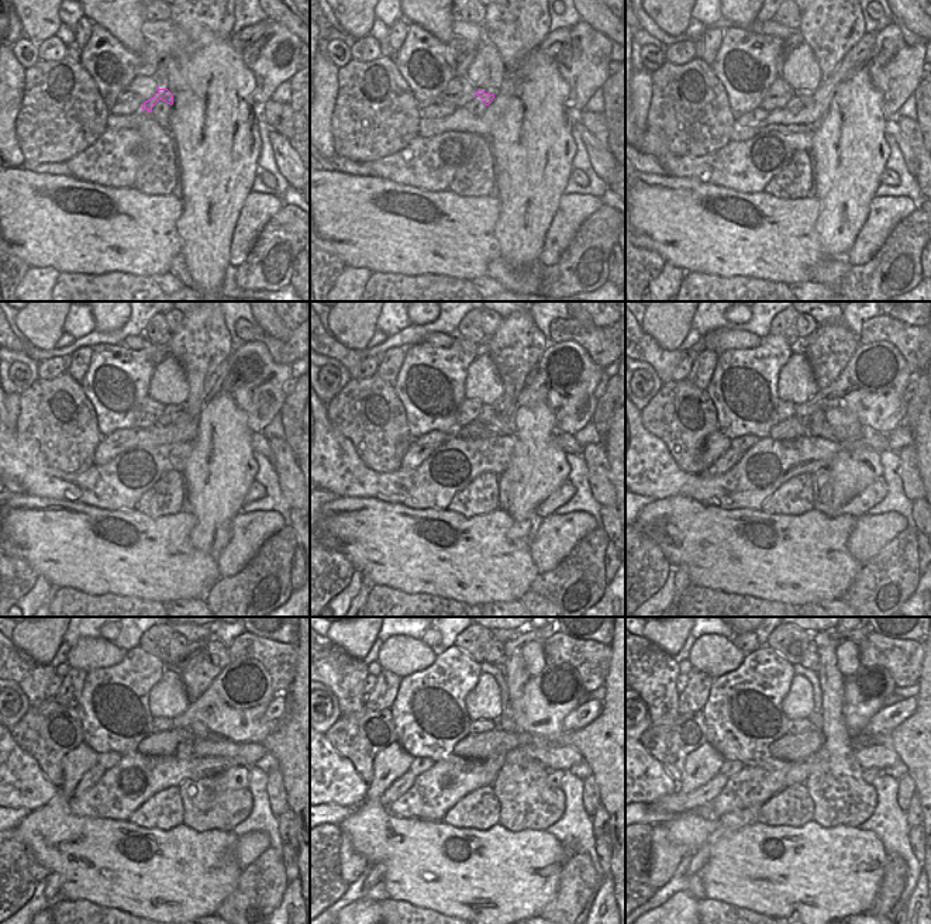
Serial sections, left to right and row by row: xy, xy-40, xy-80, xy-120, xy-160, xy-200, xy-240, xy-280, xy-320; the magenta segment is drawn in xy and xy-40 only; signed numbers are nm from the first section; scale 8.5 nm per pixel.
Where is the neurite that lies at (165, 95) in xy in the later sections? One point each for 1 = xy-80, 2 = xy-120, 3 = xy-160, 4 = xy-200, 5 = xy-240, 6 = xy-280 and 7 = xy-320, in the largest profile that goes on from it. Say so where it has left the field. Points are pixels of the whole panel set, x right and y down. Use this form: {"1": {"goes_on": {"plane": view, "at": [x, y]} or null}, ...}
{"1": {"goes_on": {"plane": "xy-80", "at": [806, 100]}}, "2": {"goes_on": {"plane": "xy-120", "at": [190, 409]}}, "3": {"goes_on": {"plane": "xy-160", "at": [502, 421]}}, "4": {"goes_on": {"plane": "xy-200", "at": [816, 426]}}, "5": {"goes_on": {"plane": "xy-240", "at": [247, 754]}}, "6": {"goes_on": {"plane": "xy-280", "at": [564, 758]}}, "7": {"goes_on": {"plane": "xy-320", "at": [878, 757]}}}

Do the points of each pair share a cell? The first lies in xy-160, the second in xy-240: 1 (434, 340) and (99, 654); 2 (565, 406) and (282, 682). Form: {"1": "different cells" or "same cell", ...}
{"1": "same cell", "2": "different cells"}

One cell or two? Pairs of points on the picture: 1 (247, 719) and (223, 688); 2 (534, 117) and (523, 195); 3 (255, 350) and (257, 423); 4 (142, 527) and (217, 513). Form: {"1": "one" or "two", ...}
{"1": "one", "2": "one", "3": "one", "4": "two"}

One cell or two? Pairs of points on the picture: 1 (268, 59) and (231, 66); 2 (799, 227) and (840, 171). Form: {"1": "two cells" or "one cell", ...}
{"1": "two cells", "2": "two cells"}

